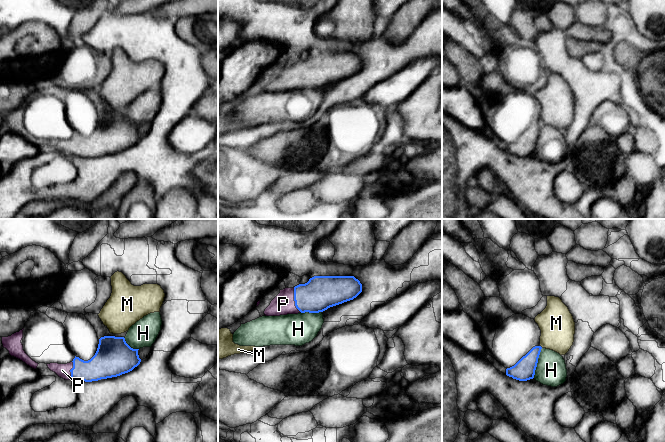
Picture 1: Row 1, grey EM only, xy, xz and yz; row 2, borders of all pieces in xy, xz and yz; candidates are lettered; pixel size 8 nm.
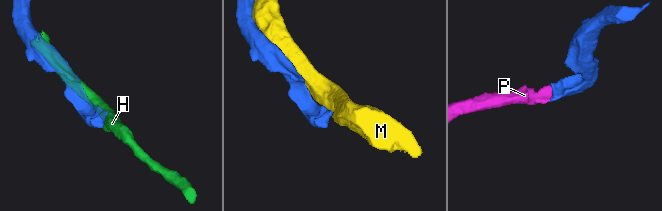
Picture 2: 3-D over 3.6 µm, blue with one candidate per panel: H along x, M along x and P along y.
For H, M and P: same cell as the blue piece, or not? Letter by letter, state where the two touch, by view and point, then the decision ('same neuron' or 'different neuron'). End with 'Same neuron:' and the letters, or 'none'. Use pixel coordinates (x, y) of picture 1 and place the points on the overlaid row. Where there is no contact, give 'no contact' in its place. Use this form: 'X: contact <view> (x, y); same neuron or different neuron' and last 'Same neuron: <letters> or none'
H: contact yz (537, 362); different neuron
M: no contact; different neuron
P: contact xz (294, 300); same neuron
Same neuron: P

